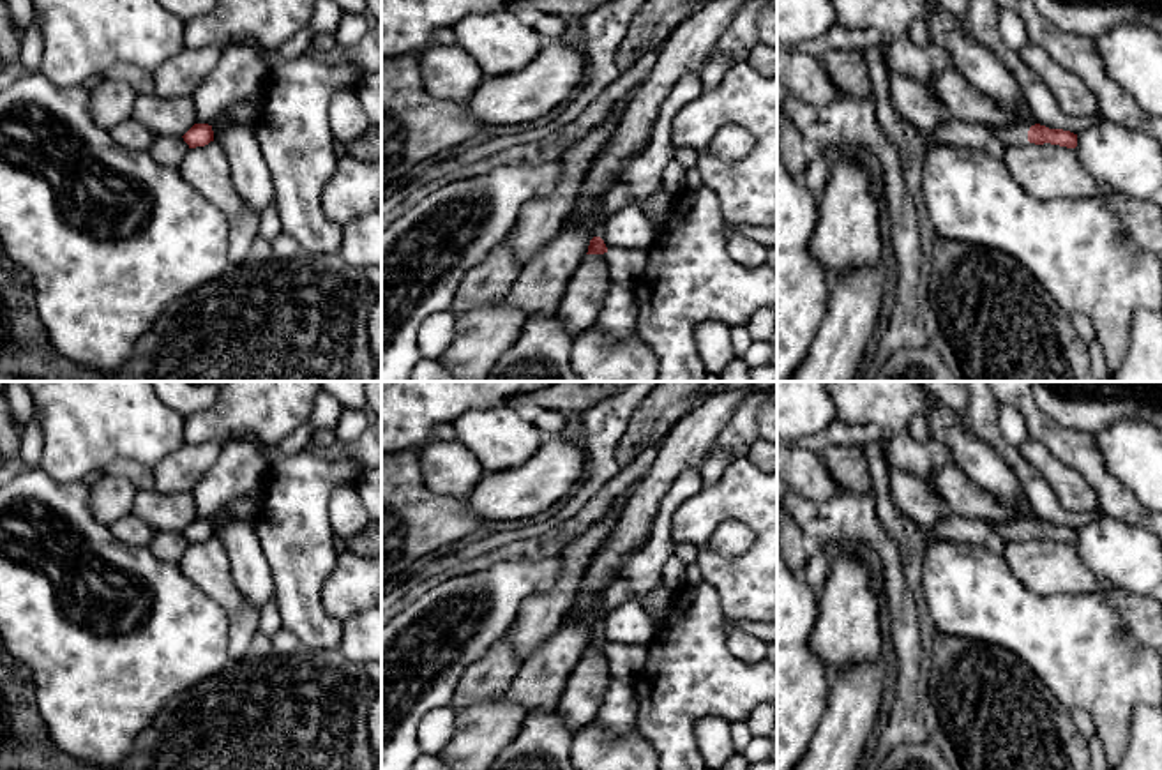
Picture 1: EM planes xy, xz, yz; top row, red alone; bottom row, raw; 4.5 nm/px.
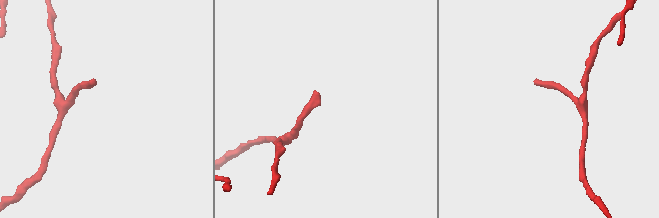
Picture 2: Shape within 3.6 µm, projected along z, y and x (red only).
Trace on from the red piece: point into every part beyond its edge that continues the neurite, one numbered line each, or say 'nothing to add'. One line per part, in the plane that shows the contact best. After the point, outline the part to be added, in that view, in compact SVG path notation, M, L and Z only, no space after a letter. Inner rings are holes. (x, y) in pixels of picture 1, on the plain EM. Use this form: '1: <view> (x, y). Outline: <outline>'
1: yz (1011, 530). Outline: M1003 521L991 523L991 526L1007 540L1007 542L1024 542L1028 539L1028 526L1019 521Z

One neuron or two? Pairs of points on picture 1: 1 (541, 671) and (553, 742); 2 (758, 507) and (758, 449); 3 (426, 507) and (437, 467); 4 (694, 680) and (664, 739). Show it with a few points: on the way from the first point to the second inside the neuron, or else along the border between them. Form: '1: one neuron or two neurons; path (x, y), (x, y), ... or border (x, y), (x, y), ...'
1: two neurons; border (553, 709), (532, 712), (514, 737)
2: two neurons; border (744, 454), (758, 468)
3: two neurons; border (415, 452), (422, 481), (438, 493), (463, 500)
4: one neuron; path (680, 694), (668, 707), (668, 724)

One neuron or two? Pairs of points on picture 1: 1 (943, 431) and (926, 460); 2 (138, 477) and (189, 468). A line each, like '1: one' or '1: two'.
1: two
2: two

